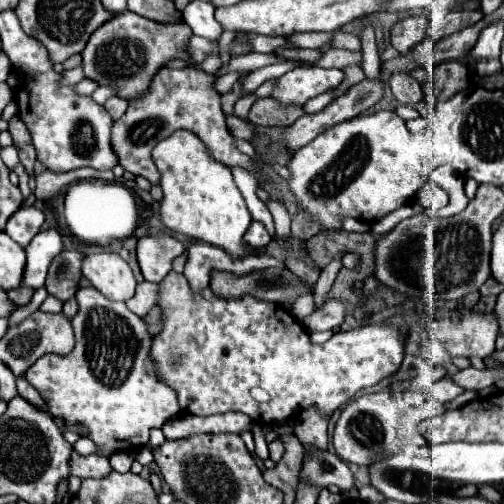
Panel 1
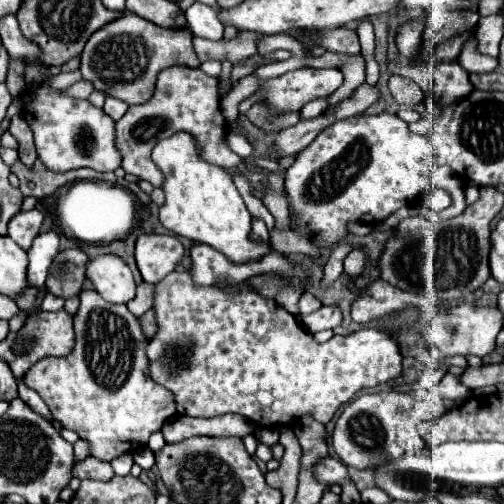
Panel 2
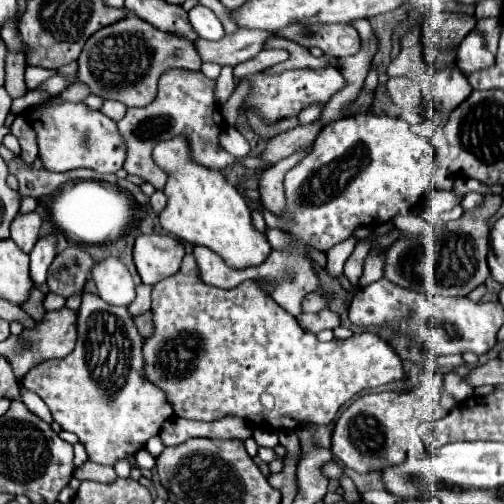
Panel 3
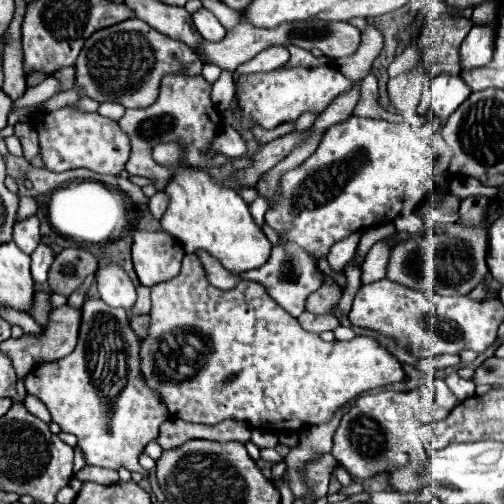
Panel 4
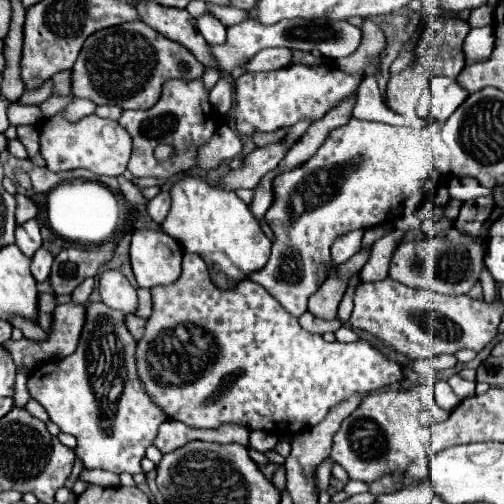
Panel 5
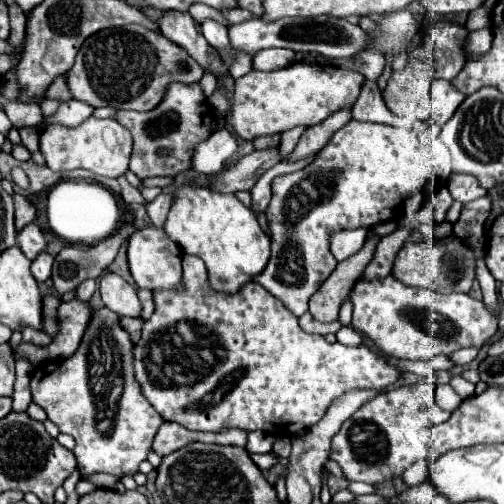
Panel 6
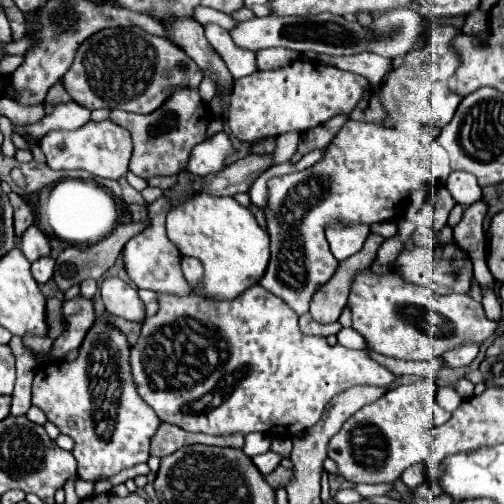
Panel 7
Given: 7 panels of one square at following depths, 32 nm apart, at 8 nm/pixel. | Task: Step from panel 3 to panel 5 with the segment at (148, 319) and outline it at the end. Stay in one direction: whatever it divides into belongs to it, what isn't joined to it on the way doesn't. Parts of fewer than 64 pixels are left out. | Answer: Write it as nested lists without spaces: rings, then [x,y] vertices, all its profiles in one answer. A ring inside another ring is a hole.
[[[128,314],[126,316],[126,324],[128,324],[128,330],[136,336],[136,340],[140,340],[144,336],[144,328],[146,328],[146,318],[140,318],[136,314]]]

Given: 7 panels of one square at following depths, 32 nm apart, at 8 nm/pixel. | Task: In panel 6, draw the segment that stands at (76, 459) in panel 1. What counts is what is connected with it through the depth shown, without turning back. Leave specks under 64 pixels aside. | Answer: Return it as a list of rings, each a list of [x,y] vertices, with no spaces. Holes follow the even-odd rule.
[[[94,472],[86,480],[90,480],[94,486],[102,486],[102,488],[110,488],[110,490],[118,484],[118,478],[112,474],[106,474],[106,472]]]

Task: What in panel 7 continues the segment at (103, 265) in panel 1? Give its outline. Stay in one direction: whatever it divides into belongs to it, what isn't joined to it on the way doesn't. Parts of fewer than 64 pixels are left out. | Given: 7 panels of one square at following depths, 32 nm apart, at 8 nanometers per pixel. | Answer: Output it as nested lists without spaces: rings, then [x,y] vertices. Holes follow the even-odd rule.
[[[118,276],[104,278],[104,282],[100,286],[100,294],[102,294],[106,310],[112,312],[114,316],[122,316],[122,318],[128,318],[134,322],[144,320],[144,304],[138,298],[136,288],[132,288]]]

